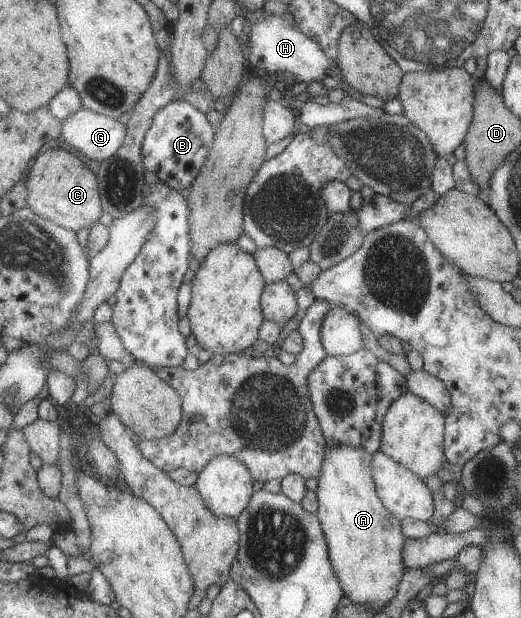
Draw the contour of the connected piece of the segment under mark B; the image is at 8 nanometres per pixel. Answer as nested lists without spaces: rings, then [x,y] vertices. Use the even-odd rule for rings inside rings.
[[[177,98],[154,115],[152,126],[147,130],[143,142],[145,167],[155,172],[162,183],[168,184],[174,190],[181,192],[189,190],[208,162],[216,137],[216,131],[214,131],[214,126],[208,122],[208,116],[193,104]]]

